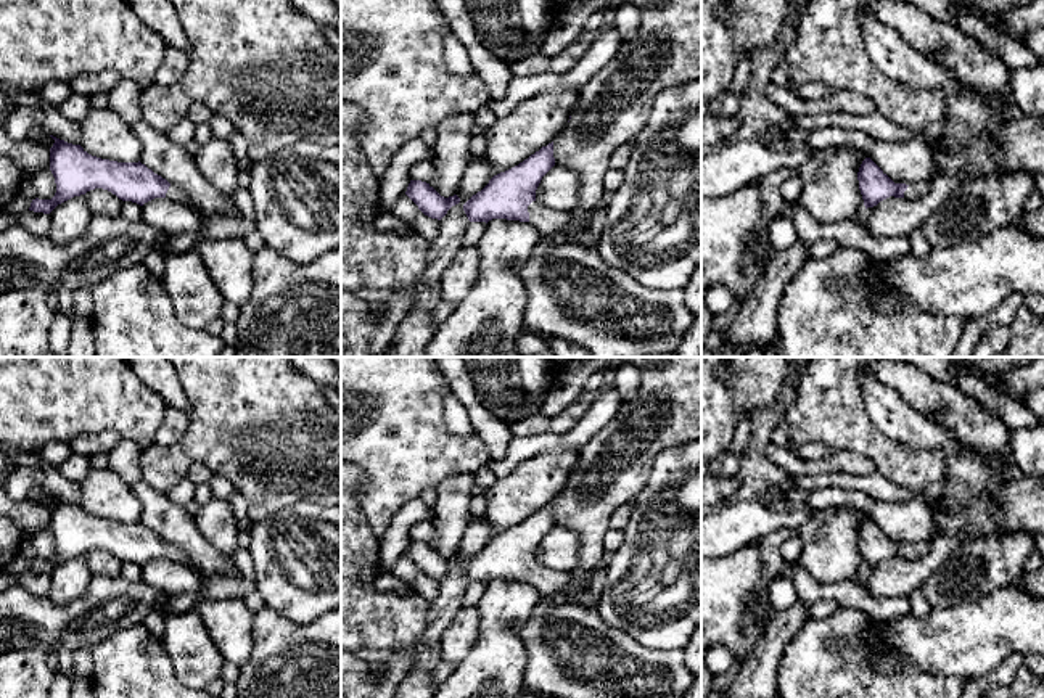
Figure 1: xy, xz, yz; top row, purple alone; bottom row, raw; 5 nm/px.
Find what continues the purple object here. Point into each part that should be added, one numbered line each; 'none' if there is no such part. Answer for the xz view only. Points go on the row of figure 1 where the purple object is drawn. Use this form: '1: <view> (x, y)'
1: xz (546, 221)

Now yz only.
1: yz (917, 190)

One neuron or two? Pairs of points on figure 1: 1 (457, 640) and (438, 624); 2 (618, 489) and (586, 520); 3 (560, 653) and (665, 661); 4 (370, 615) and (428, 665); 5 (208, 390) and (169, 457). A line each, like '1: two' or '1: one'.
1: two
2: one
3: one
4: two
5: one

